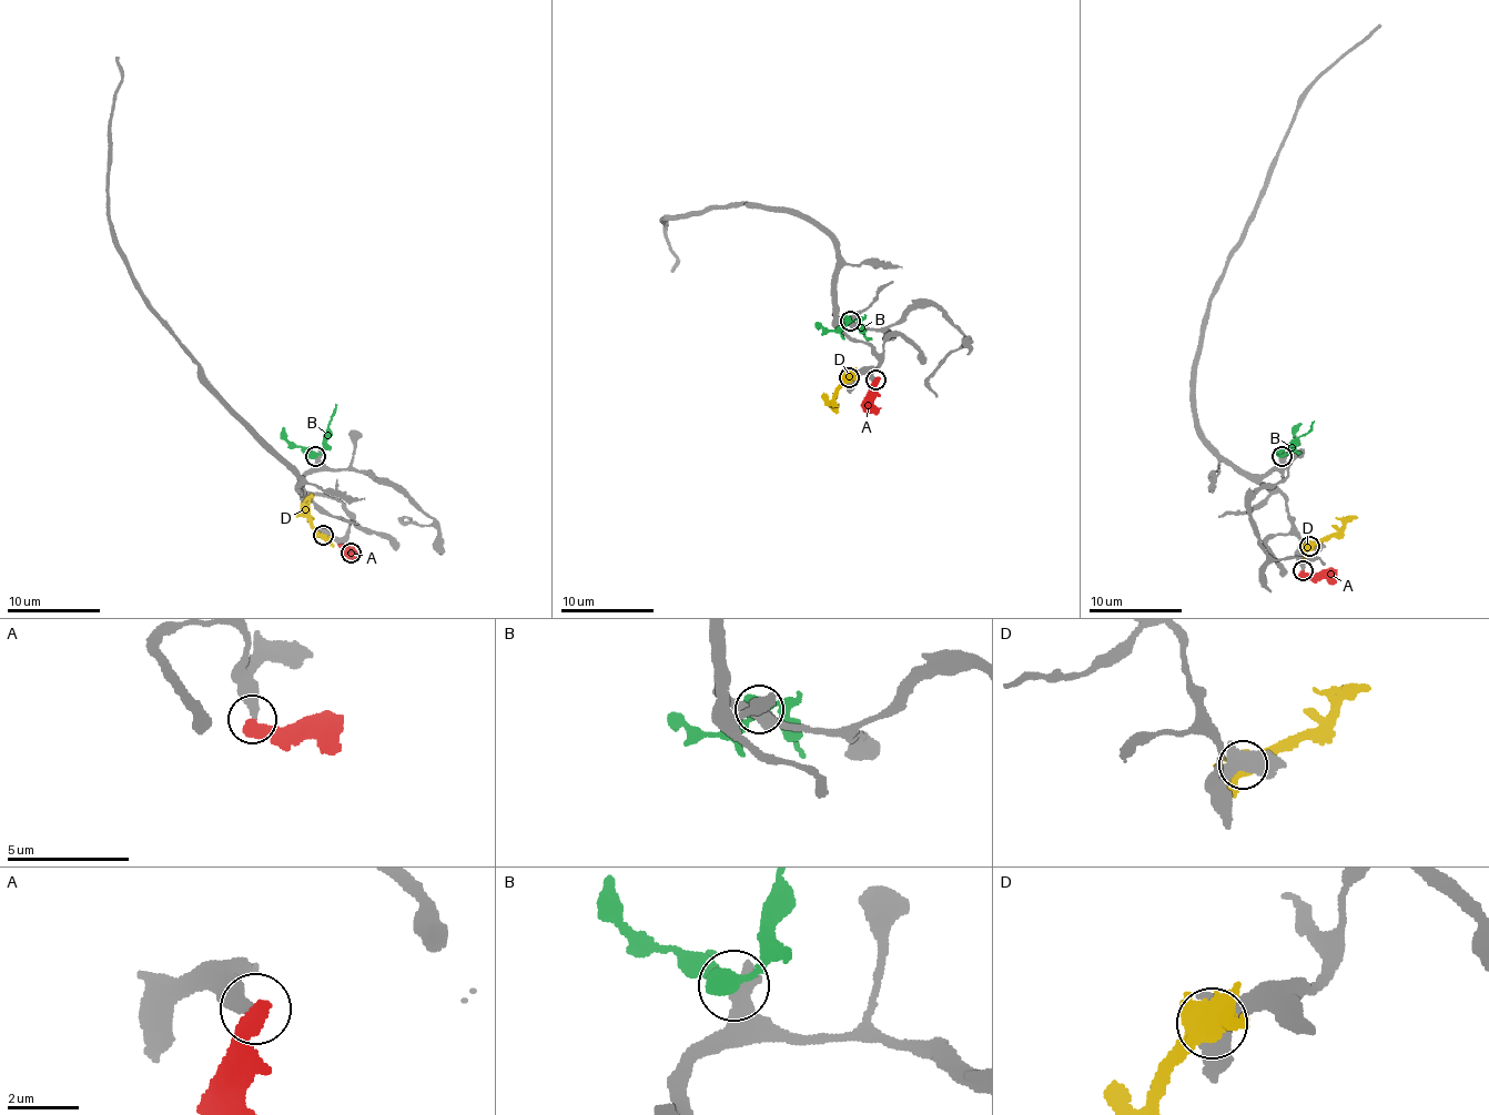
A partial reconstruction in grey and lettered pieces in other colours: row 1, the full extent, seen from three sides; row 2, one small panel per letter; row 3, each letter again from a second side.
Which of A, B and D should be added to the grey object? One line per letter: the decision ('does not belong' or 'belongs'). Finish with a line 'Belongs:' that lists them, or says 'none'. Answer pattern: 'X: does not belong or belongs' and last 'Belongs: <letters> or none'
A: does not belong
B: does not belong
D: does not belong
Belongs: none

